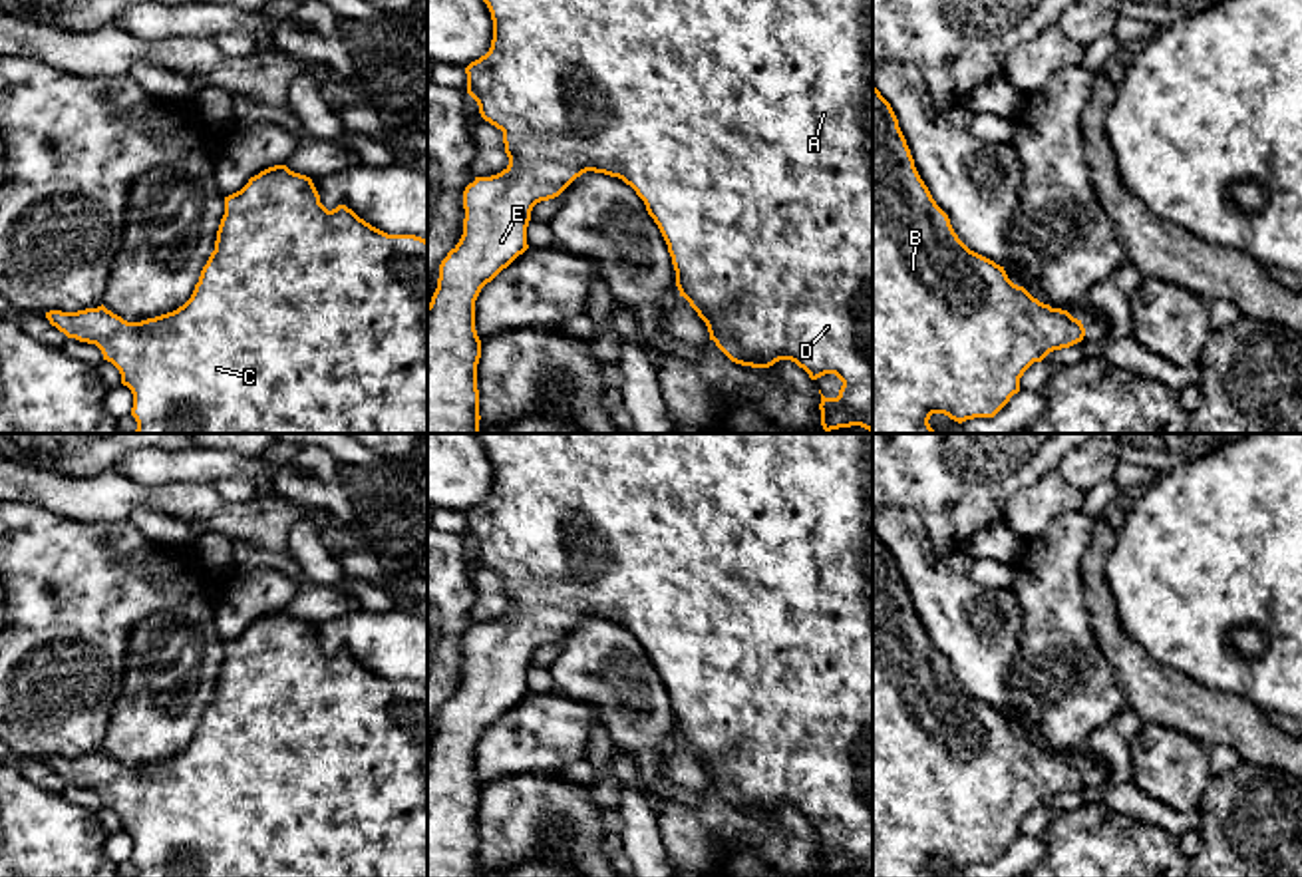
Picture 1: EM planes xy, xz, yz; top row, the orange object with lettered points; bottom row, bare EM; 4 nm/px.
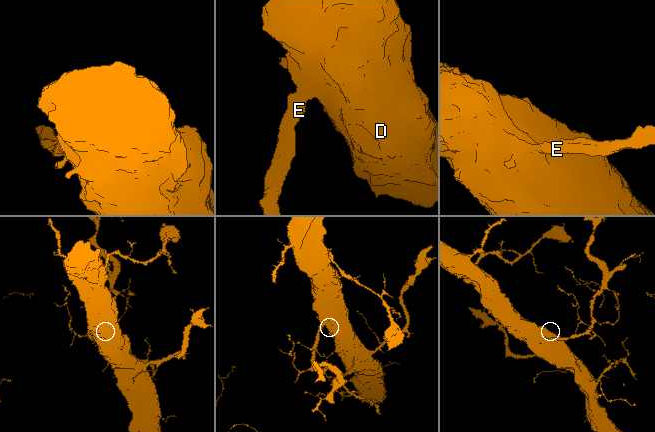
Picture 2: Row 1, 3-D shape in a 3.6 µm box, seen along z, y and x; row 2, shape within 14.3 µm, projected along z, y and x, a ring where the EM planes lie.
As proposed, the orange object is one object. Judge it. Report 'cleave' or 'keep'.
keep

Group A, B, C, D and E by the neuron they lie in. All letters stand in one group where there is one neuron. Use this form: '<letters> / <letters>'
A B C D E

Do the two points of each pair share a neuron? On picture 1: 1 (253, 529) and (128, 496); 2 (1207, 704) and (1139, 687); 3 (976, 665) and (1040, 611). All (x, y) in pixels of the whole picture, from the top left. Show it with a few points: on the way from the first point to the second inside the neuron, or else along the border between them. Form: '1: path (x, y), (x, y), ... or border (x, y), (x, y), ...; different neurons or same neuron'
1: path (221, 516), (193, 502), (160, 498); same neuron
2: path (1191, 704), (1181, 704), (1155, 693); same neuron
3: border (1012, 587), (1020, 611), (1020, 645), (1010, 671); different neurons

